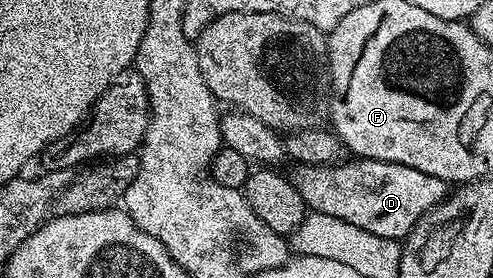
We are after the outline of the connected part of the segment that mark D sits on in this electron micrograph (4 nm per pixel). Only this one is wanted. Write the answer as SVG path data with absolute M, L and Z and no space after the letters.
M360 157L350 160L350 163L338 161L323 167L294 166L291 178L309 211L351 221L351 225L359 225L359 229L367 229L367 233L375 233L375 237L401 241L411 233L419 217L442 202L447 194L445 180L411 169L411 165Z

